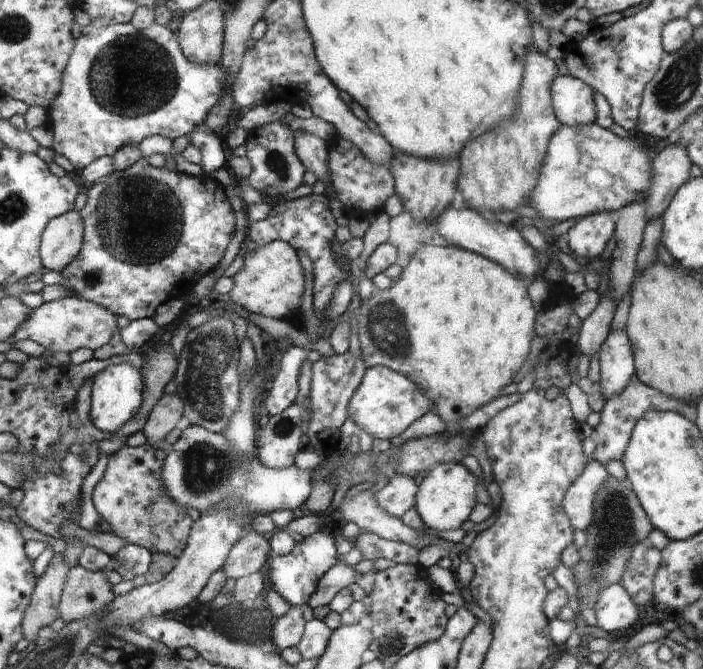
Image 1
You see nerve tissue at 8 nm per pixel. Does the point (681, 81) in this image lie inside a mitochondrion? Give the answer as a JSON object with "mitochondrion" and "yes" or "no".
{"mitochondrion":"yes"}

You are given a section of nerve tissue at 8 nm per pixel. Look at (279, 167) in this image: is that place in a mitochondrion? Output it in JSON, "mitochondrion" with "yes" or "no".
{"mitochondrion":"yes"}

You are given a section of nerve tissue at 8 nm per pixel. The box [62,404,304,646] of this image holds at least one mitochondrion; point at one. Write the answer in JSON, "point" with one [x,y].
{"point":[205,467]}

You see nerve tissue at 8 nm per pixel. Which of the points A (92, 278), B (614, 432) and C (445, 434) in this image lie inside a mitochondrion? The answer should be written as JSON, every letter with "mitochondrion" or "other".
{"A":"mitochondrion","B":"other","C":"other"}

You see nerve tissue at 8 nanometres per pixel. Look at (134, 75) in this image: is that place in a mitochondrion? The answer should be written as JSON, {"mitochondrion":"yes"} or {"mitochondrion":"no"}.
{"mitochondrion":"yes"}

